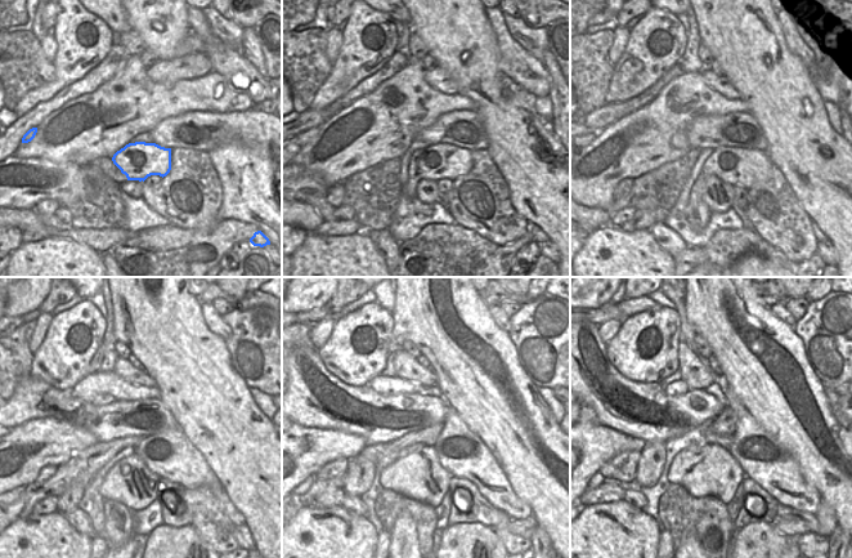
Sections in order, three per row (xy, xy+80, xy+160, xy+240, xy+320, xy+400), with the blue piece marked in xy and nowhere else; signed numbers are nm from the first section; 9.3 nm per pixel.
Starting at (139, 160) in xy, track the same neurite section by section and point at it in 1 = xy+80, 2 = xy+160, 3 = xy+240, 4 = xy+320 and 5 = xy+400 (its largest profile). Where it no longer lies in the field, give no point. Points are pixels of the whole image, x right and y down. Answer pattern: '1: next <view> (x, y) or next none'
1: next xy+80 (439, 161)
2: next xy+160 (736, 166)
3: next xy+240 (170, 455)
4: next xy+320 (462, 452)
5: next xy+400 (762, 459)

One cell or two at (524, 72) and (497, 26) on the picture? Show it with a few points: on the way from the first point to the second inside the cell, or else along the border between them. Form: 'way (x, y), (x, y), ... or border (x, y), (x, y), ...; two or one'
way (515, 61), (503, 38); one

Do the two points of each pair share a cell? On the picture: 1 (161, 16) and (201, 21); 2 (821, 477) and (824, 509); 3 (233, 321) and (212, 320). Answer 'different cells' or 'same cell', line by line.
1: different cells
2: different cells
3: different cells

